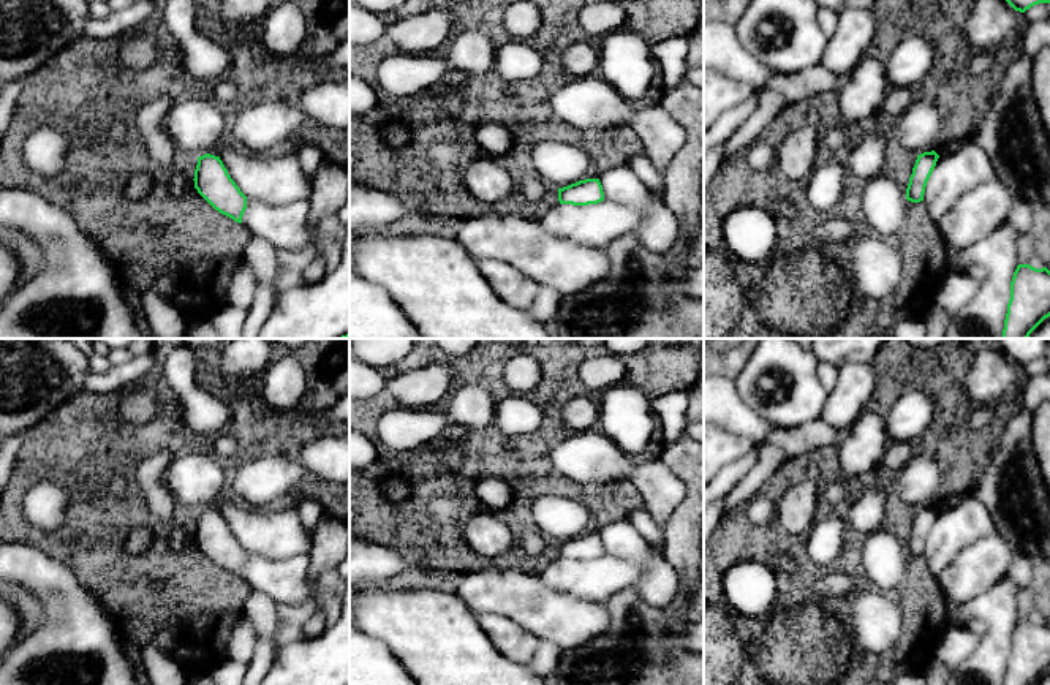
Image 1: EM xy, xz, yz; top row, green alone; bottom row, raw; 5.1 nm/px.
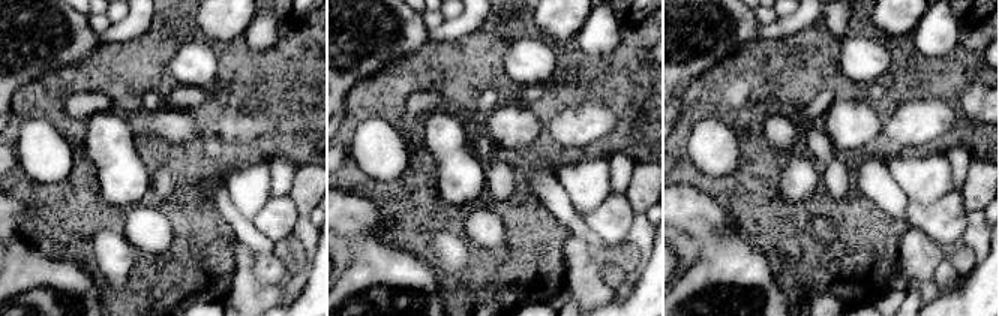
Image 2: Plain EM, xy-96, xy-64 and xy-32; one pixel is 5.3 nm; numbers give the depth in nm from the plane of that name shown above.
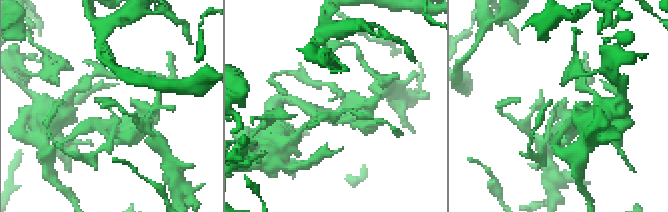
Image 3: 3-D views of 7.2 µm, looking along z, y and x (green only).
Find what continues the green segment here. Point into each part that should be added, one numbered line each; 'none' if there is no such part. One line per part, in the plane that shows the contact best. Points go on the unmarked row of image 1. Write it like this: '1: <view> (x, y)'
none

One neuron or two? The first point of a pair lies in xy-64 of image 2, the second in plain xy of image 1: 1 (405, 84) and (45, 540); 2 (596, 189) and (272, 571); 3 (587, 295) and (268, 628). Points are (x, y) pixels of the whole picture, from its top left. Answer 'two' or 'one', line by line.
1: one
2: two
3: one

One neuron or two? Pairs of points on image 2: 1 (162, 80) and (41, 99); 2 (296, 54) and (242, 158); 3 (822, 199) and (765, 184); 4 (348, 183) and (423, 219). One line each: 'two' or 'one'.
1: one
2: one
3: one
4: one

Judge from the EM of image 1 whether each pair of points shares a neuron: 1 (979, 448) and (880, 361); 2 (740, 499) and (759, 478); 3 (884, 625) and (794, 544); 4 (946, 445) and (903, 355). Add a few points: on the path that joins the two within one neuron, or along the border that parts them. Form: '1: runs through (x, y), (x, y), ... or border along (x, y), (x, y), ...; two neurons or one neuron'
1: runs through (952, 420), (952, 405), (927, 380), (908, 378); one neuron
2: runs through (744, 494), (755, 483); one neuron
3: runs through (851, 625), (834, 625), (804, 595), (804, 578); one neuron
4: runs through (946, 420), (946, 401), (925, 380), (916, 380); one neuron

